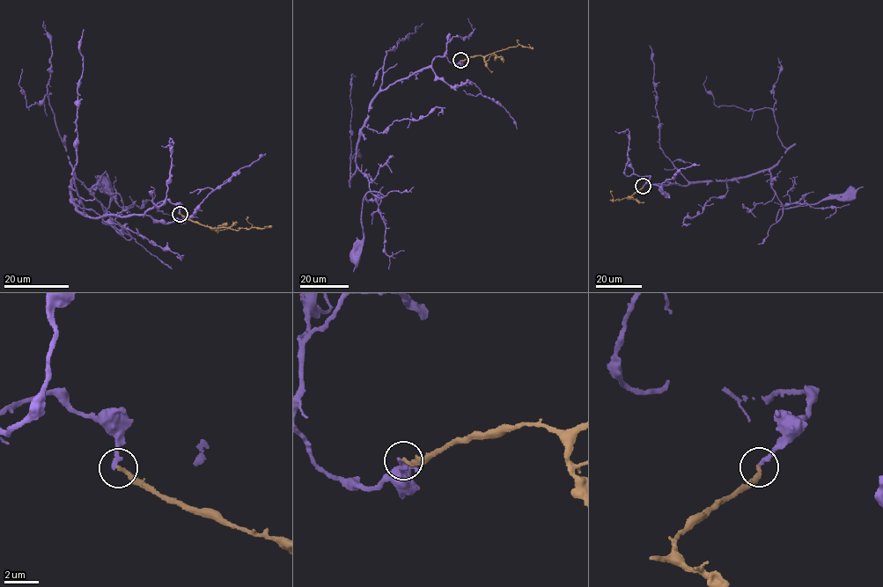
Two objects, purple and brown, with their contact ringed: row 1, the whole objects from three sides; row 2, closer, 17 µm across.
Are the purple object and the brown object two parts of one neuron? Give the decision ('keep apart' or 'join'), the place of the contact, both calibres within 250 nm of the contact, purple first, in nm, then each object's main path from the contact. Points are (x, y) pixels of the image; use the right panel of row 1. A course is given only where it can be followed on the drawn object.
keep apart | (643, 186) | 260/280 nm | purple via (643, 186), (650, 175), (651, 184), (680, 185), (768, 170), (782, 205), (777, 222), (780, 209), (849, 195) | brown via (643, 186), (630, 198), (613, 201)

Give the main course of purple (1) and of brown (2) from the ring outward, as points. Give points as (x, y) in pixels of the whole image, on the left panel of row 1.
1: (180, 213), (165, 200), (143, 216), (84, 215), (74, 179), (125, 238), (102, 221), (114, 195), (105, 188)
2: (180, 213), (212, 228), (239, 230), (272, 226)

